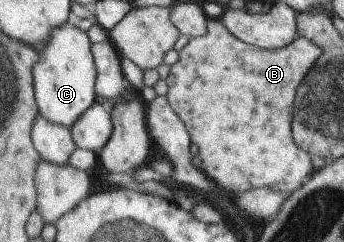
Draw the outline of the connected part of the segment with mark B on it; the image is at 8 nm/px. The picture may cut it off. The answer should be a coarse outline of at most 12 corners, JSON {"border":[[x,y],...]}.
{"border":[[221,17],[172,65],[168,101],[235,195],[314,175],[293,139],[321,49],[248,45]]}

